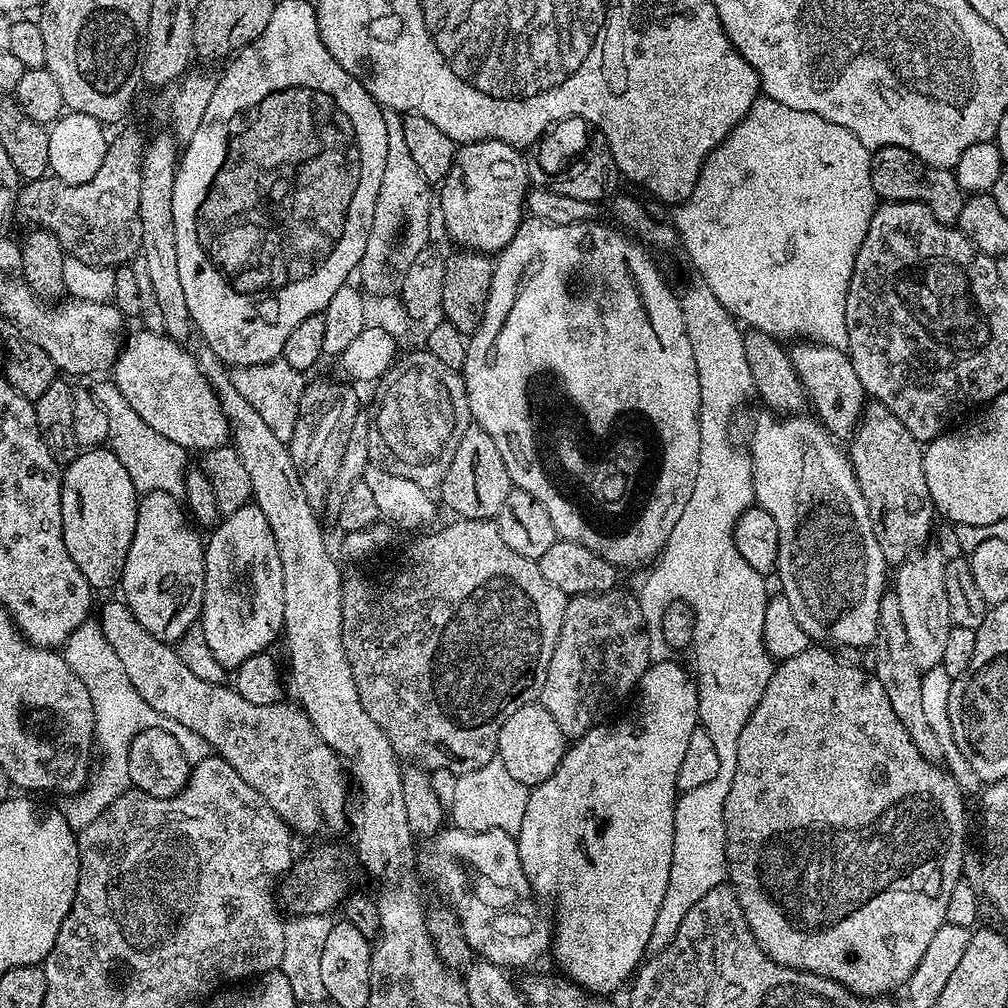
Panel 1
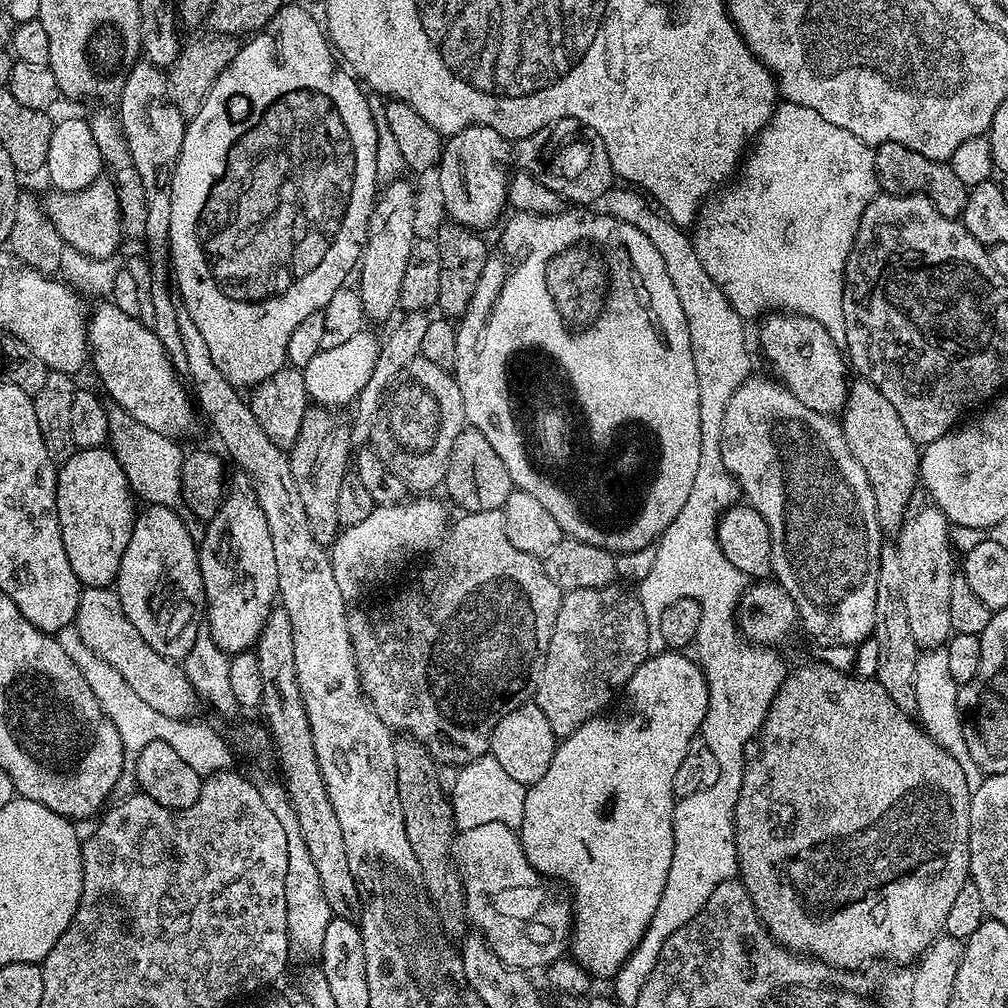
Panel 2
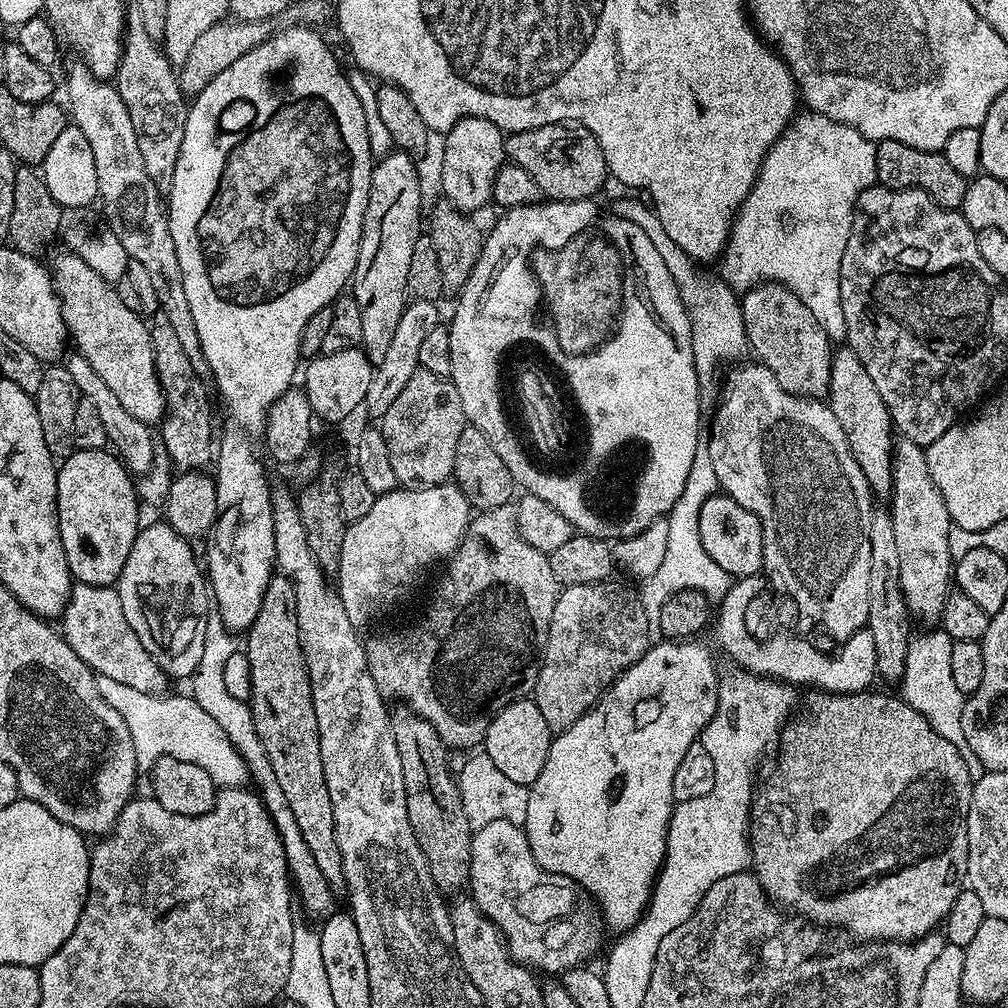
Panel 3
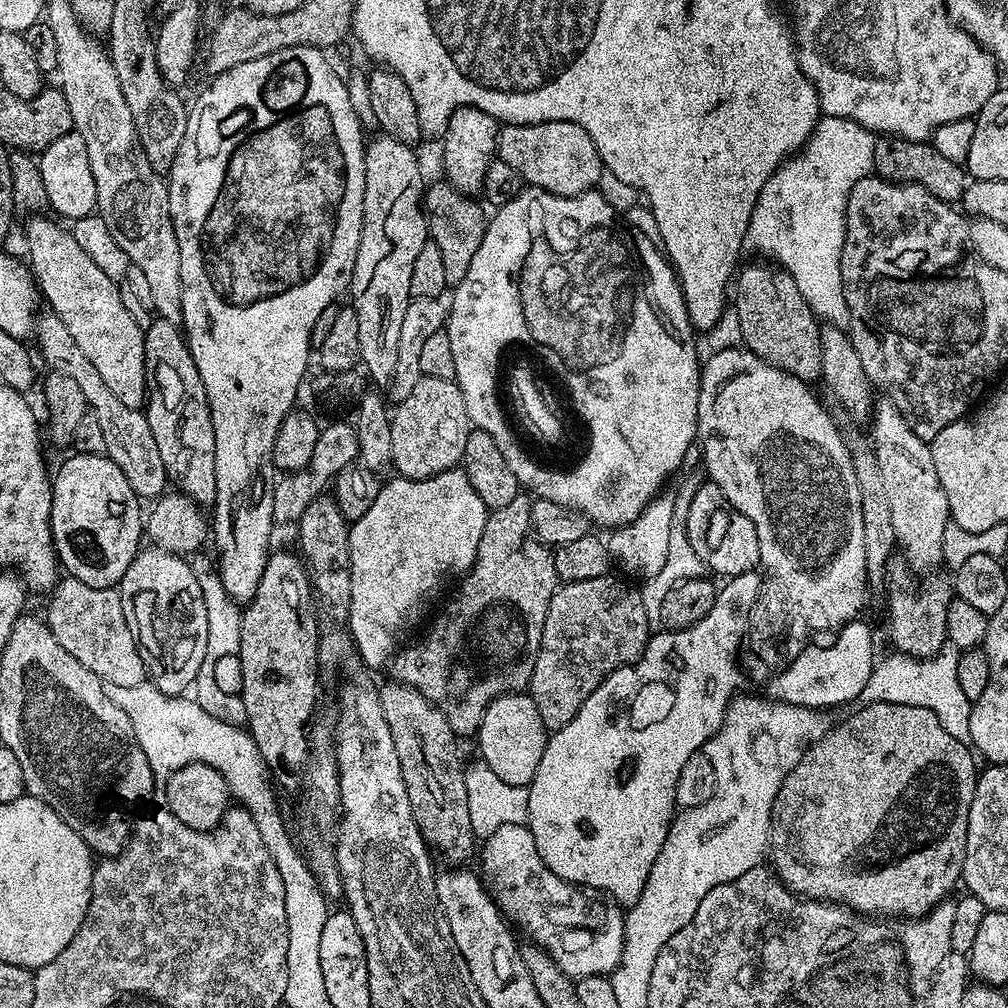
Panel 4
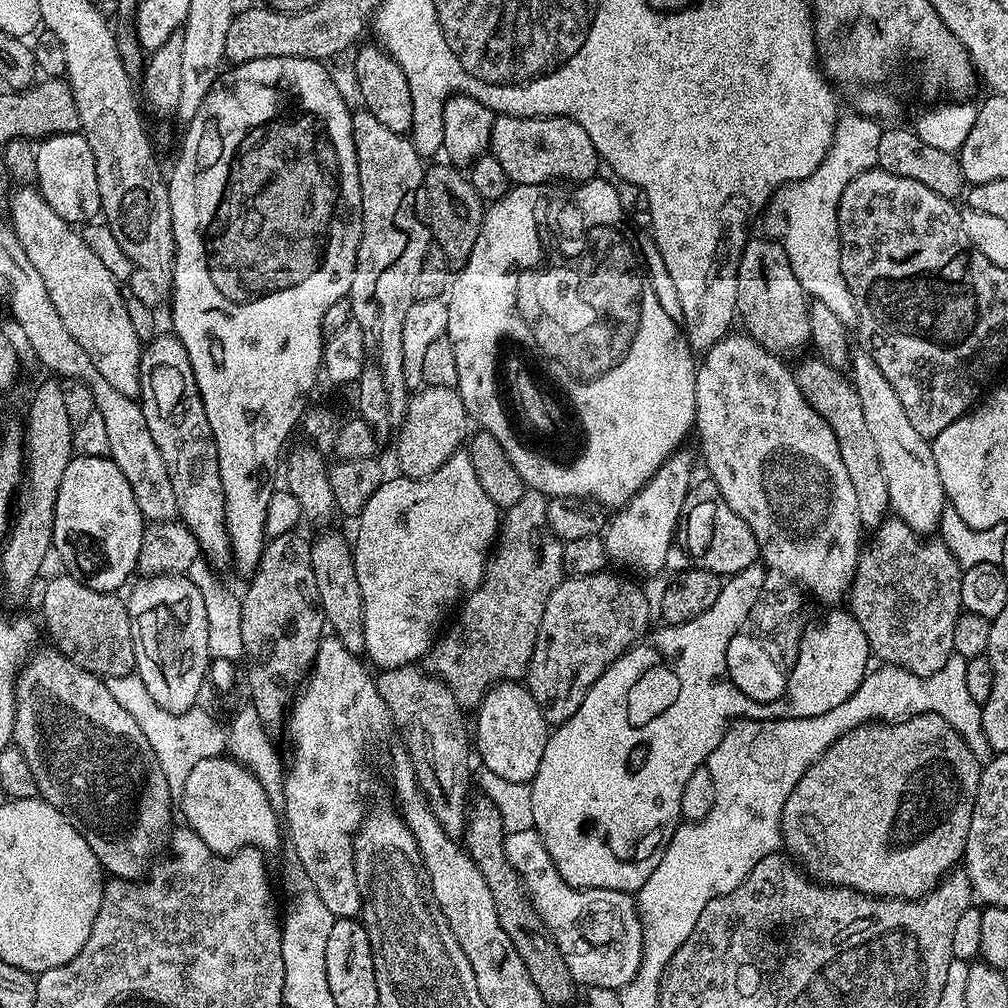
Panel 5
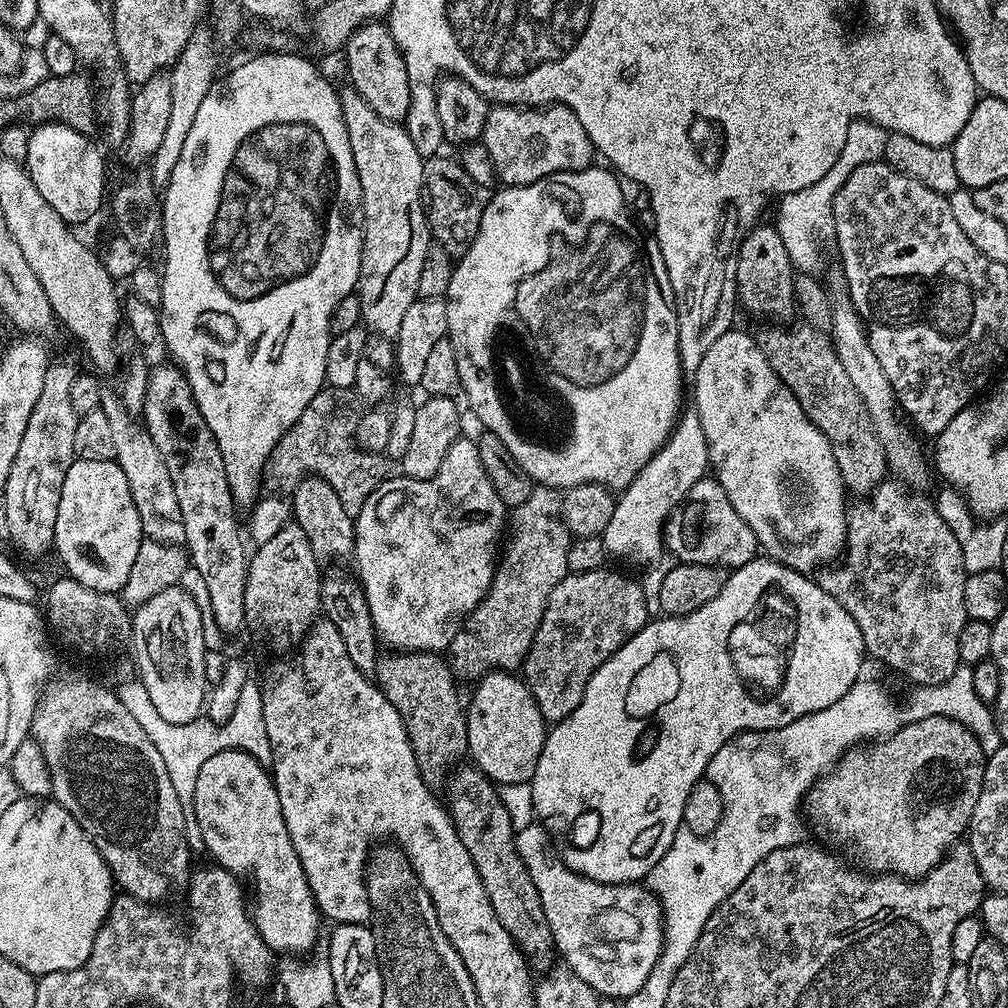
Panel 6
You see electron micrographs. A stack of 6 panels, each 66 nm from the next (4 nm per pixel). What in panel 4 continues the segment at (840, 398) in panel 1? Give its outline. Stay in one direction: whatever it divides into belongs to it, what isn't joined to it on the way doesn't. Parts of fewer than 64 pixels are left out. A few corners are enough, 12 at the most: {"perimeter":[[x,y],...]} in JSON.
{"perimeter":[[772,262],[734,280],[743,347],[819,381],[818,318]]}

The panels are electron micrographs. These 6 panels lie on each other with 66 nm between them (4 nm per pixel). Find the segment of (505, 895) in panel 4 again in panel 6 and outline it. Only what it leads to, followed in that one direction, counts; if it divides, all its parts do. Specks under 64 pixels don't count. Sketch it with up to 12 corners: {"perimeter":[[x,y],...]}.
{"perimeter":[[543,823],[517,831],[552,943],[601,998],[638,994],[664,953],[643,883],[564,865]]}

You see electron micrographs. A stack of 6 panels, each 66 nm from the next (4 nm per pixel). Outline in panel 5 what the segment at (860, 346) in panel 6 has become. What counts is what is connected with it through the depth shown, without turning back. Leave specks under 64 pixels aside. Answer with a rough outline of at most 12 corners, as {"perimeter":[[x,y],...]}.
{"perimeter":[[870,354],[850,379],[891,511],[935,533],[946,501],[930,441]]}

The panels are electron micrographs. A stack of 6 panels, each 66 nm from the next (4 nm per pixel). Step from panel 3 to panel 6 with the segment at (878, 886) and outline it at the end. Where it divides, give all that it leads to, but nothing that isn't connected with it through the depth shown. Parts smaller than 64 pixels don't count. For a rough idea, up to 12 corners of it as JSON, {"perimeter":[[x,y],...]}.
{"perimeter":[[909,720],[802,808],[876,874],[919,880],[967,833],[986,757]]}

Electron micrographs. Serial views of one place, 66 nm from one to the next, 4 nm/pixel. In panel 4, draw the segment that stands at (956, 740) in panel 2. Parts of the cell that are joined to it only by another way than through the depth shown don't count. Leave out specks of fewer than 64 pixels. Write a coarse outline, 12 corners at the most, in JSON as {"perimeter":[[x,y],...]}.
{"perimeter":[[961,649],[875,661],[860,700],[934,710],[971,745]]}

